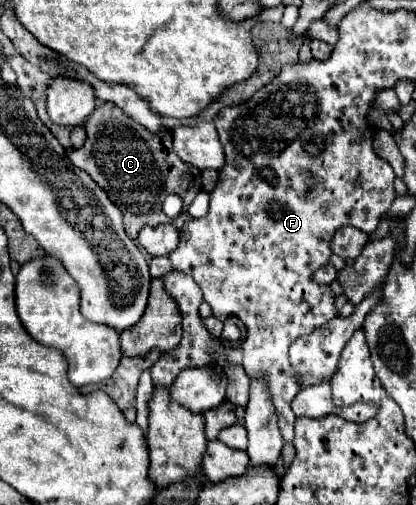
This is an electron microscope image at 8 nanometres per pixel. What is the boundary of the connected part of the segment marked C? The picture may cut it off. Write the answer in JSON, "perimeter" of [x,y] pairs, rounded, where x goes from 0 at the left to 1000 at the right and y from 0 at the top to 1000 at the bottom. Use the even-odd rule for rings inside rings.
{"perimeter":[[[255,202],[250,210],[231,214],[226,226],[212,234],[212,246],[207,246],[207,261],[212,261],[212,277],[197,293],[168,293],[159,305],[163,313],[173,317],[178,329],[207,337],[221,356],[245,372],[255,376],[255,384],[264,388],[264,396],[293,416],[298,424],[298,451],[303,451],[303,463],[313,471],[327,471],[332,467],[332,455],[341,448],[380,448],[380,444],[404,444],[409,432],[389,420],[389,396],[404,388],[404,384],[428,384],[438,396],[442,396],[442,416],[462,404],[471,380],[486,376],[486,364],[481,364],[481,337],[471,329],[452,329],[433,317],[433,341],[413,341],[413,325],[404,325],[404,289],[394,281],[394,269],[404,265],[399,257],[385,257],[380,265],[361,261],[356,253],[346,253],[341,246],[327,246],[317,234],[308,234],[284,210]],[[361,388],[375,392],[375,400],[361,408]]]}

